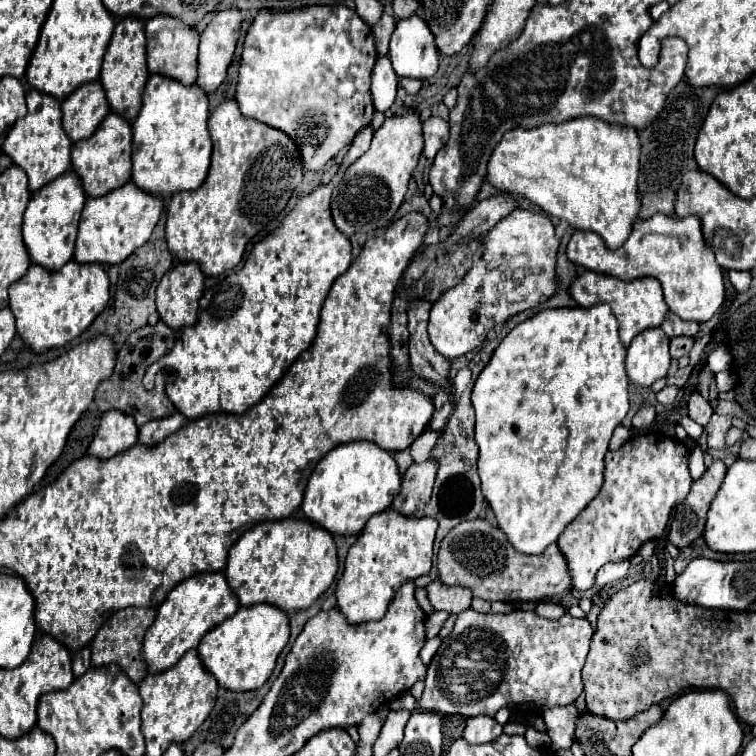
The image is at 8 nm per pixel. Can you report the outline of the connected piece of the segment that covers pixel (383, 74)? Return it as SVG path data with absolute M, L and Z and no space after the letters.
M378 57L376 65L372 69L372 101L376 111L388 111L396 99L398 89L398 75L392 69L392 63L388 57Z

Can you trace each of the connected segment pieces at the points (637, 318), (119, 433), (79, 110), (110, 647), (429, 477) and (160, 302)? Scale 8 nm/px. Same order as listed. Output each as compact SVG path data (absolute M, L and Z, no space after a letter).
M584 271L584 273L576 275L576 279L570 283L568 293L582 307L590 307L596 303L608 303L620 323L620 341L624 343L624 347L628 347L630 341L638 333L662 325L664 315L668 311L668 305L662 297L660 281L654 277L638 277L634 281L622 281L622 279L616 279L610 275L598 275L594 271Z
M108 411L100 419L100 427L88 447L88 453L98 459L110 459L138 443L138 427L134 417L122 411Z
M100 81L86 83L62 101L62 127L70 141L82 141L98 129L110 113Z
M128 607L128 609L120 609L116 611L96 633L96 637L90 643L90 651L92 651L92 665L94 667L102 667L102 665L110 665L116 663L134 683L140 683L146 677L146 667L140 659L140 651L142 651L142 639L146 629L154 623L154 609L138 609L138 607Z
M430 457L424 463L412 463L402 475L402 489L392 501L392 509L402 515L414 515L416 505L426 503L432 495L432 485L436 479L438 461Z
M178 263L168 271L156 289L156 311L160 319L178 331L198 321L198 299L202 297L204 275L196 263Z

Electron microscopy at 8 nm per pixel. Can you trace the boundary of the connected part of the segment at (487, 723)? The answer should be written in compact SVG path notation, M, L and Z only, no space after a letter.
M470 717L466 721L464 739L468 743L490 743L502 735L502 725L494 717Z

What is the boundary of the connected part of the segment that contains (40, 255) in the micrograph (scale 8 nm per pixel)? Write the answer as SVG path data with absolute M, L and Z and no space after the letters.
M72 171L54 179L52 183L48 183L46 187L42 187L30 197L28 209L24 213L24 225L22 225L24 245L28 251L30 263L46 267L50 271L58 271L72 259L84 199L86 197L82 193L82 185L76 173Z

